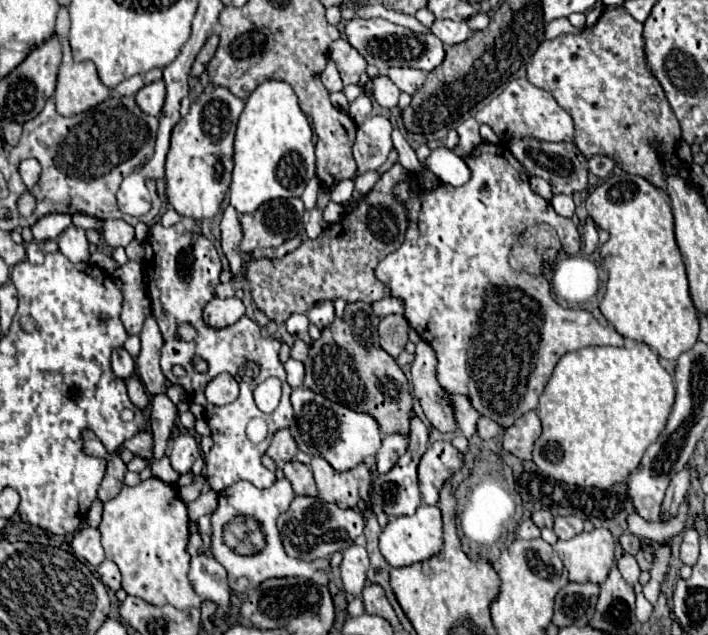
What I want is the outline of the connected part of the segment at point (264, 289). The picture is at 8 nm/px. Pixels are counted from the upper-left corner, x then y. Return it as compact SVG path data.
M395 162L355 210L343 214L339 222L329 224L315 240L303 242L297 250L273 262L267 258L251 258L247 264L247 278L257 308L275 324L283 324L289 314L307 314L321 300L343 298L345 302L371 304L389 296L387 286L375 278L375 268L405 240L407 210L405 204L397 202L393 196L393 188L401 180L409 180L409 172Z

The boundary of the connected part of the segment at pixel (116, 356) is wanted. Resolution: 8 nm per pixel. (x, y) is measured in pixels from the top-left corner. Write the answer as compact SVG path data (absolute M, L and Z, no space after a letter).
M125 348L113 352L113 356L111 356L111 364L113 364L113 372L115 372L115 376L119 376L119 378L123 378L123 380L131 378L133 372L135 372L135 360L129 356L129 352L127 352Z

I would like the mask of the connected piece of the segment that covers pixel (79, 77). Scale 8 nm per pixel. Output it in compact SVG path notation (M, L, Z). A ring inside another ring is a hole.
M65 8L59 10L55 34L57 34L57 38L61 40L61 46L63 46L63 60L61 60L59 78L57 78L57 90L55 90L57 112L61 116L73 116L73 114L87 112L89 108L95 108L97 104L101 104L103 100L107 100L111 96L111 90L99 80L93 62L89 62L89 60L87 62L73 62L71 48L69 48L69 40L67 40L67 34L69 34L69 12Z

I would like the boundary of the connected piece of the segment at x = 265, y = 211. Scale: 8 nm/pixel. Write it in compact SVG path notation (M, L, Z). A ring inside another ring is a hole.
M299 198L271 200L253 214L241 214L241 252L253 254L255 250L281 246L297 236L303 226L303 218L305 208Z

